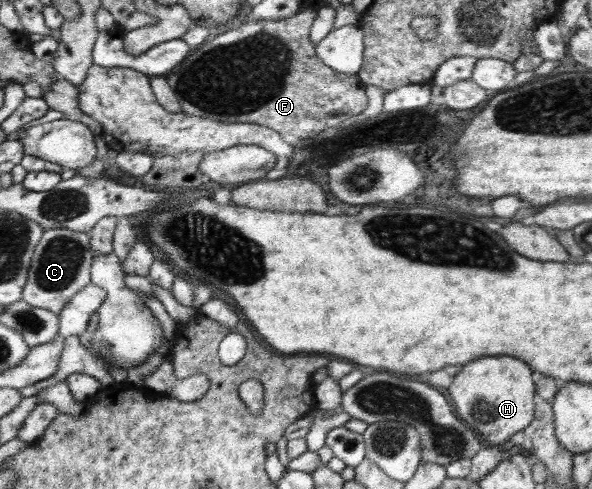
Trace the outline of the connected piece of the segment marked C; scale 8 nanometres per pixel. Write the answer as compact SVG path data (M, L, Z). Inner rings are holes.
M44 229L41 241L37 243L31 257L27 282L21 293L22 299L31 306L59 314L59 310L67 305L79 289L91 283L93 257L88 233L69 229Z

